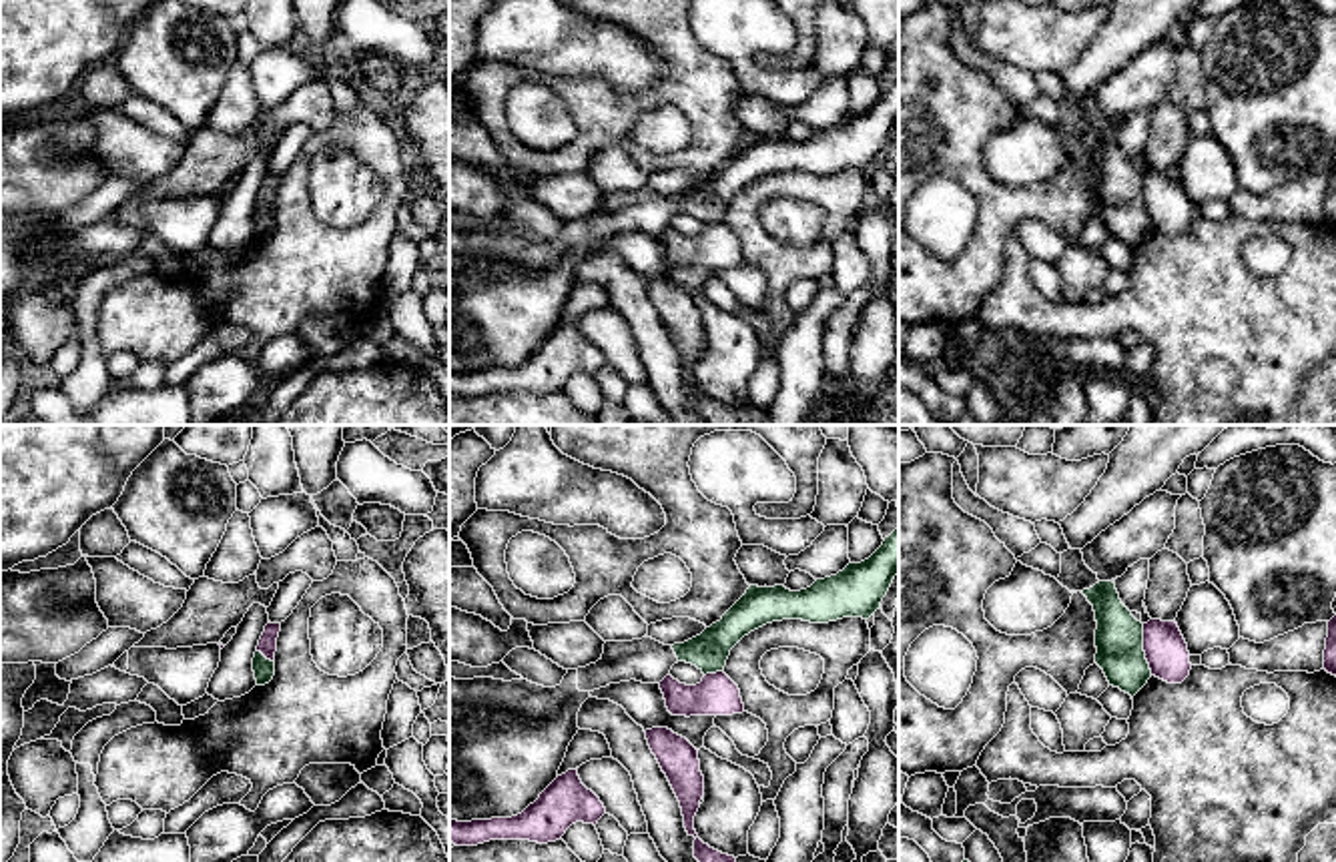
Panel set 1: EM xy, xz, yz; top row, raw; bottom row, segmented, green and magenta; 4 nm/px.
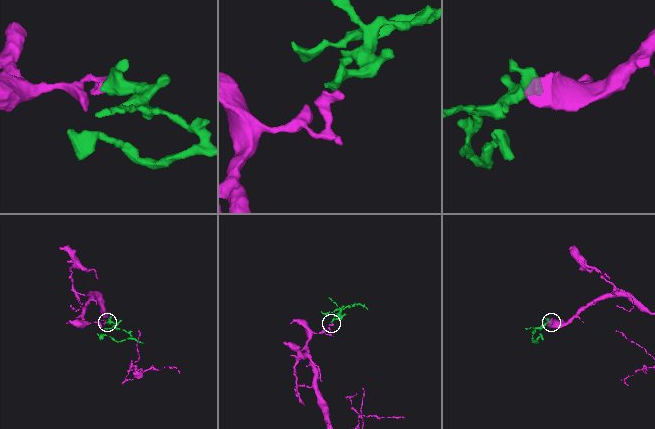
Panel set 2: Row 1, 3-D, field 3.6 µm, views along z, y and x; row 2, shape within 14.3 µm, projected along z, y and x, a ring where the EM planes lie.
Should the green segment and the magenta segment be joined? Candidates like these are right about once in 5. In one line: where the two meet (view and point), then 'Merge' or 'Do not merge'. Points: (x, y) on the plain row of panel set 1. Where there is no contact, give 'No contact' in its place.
Touches green at yz (1142, 201). Do not merge

